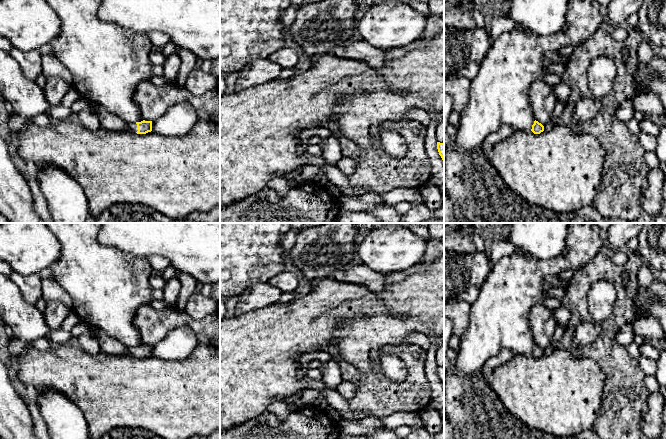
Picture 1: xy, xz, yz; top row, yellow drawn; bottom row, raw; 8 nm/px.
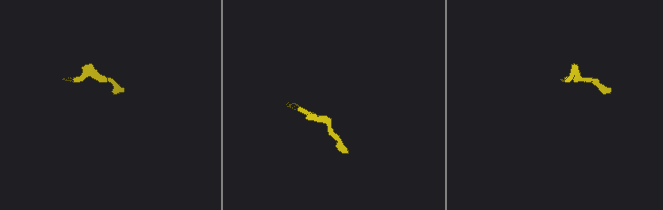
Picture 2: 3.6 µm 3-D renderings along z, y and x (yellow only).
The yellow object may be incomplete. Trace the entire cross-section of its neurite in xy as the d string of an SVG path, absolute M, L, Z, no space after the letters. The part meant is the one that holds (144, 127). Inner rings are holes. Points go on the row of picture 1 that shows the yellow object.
M141 121L136 123L128 123L127 130L137 133L137 134L146 134L152 131L152 121Z

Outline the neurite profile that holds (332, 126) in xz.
M334 116L329 122L322 124L321 127L328 129L332 134L339 133L339 126L337 124L337 116Z

